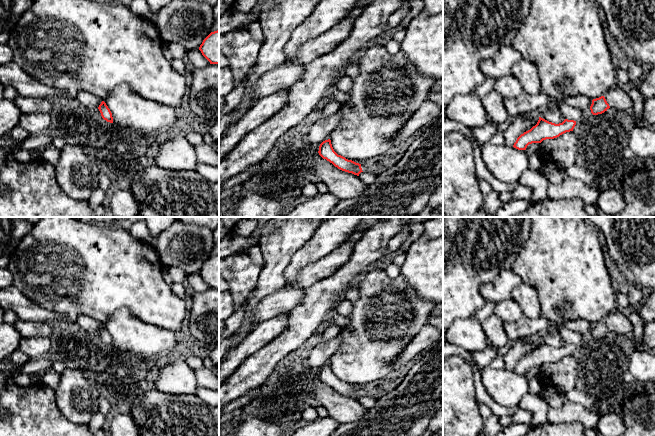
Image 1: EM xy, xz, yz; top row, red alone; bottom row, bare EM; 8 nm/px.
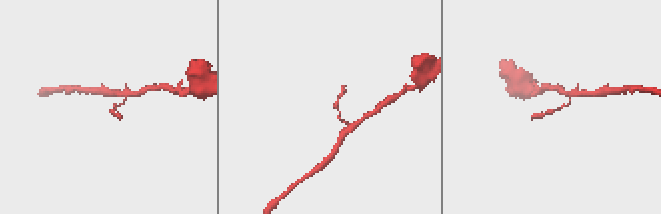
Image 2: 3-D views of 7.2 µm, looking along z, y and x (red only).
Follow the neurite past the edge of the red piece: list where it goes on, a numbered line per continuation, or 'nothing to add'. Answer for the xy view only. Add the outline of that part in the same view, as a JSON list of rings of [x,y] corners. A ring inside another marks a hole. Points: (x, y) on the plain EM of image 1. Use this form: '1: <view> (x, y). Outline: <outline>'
nothing to add

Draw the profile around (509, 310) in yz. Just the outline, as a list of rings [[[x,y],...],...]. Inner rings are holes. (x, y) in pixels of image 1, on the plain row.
[[[512,298],[496,303],[494,314],[504,322],[516,322],[524,316],[521,306]]]

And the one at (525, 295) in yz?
[[[522,283],[514,289],[512,299],[521,306],[524,316],[529,318],[540,317],[539,299],[532,286]]]

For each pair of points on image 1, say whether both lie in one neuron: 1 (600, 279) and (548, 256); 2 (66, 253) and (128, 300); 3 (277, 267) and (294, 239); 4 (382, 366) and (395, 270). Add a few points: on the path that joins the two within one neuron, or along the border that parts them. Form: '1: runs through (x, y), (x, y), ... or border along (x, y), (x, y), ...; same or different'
1: runs through (587, 279), (577, 279), (561, 263); same
2: runs through (81, 268), (98, 270), (113, 285); same
3: runs through (279, 260), (279, 254), (287, 246); same
4: border along (384, 269), (392, 277), (397, 277), (401, 274); different

